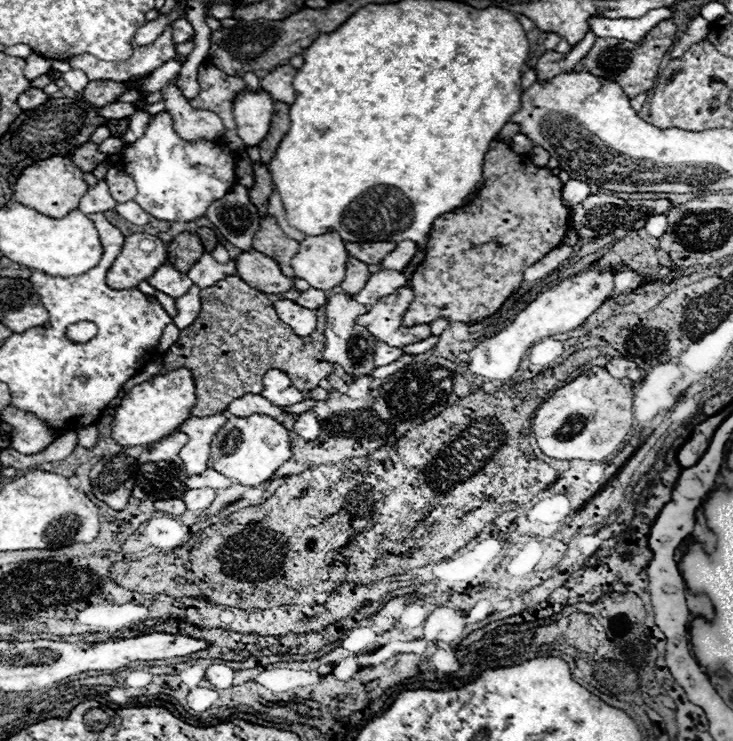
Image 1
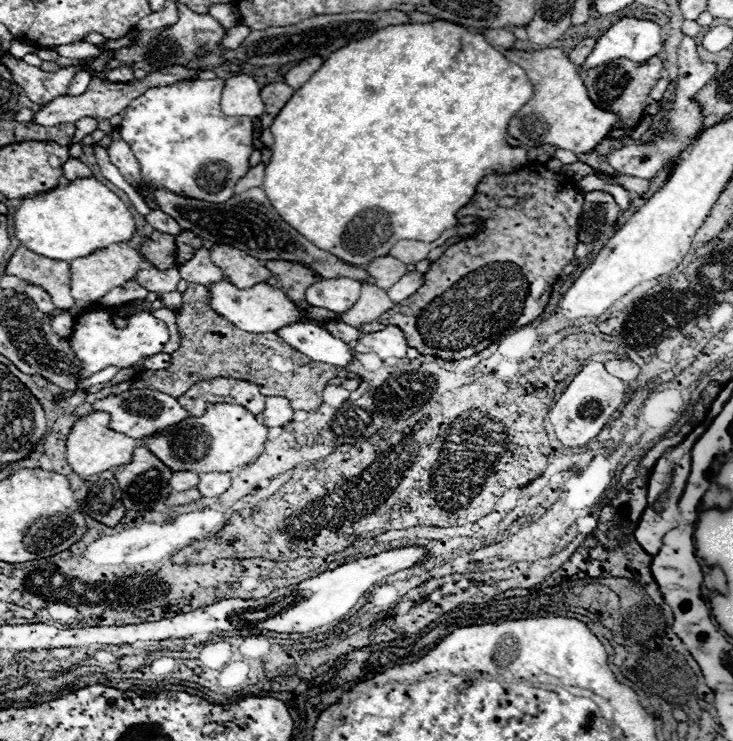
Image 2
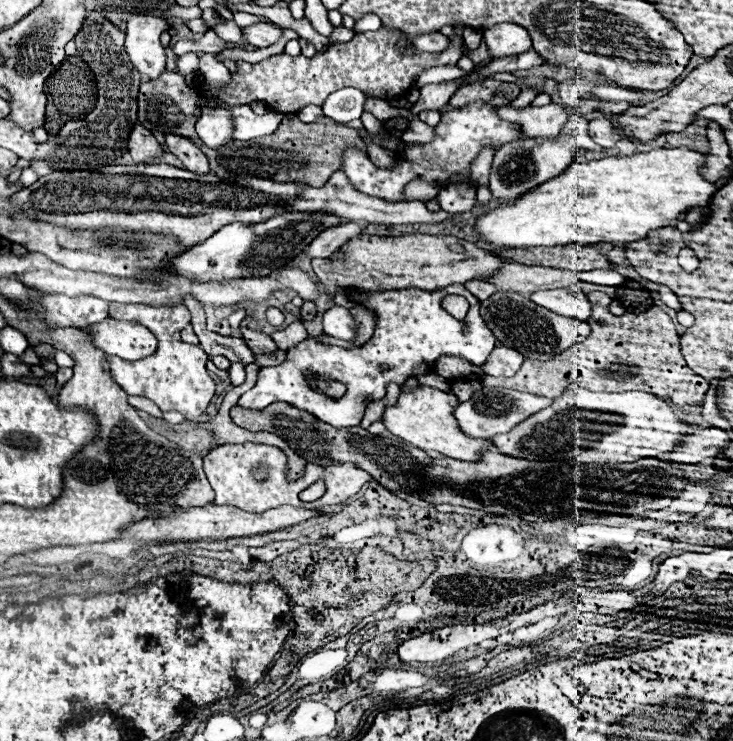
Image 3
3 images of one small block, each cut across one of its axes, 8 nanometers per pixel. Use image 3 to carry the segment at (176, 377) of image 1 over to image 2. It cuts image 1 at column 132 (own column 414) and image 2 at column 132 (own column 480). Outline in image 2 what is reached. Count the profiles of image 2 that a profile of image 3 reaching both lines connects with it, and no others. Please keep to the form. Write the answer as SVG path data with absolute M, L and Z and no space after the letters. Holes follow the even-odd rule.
M92 412L88 416L78 418L68 434L66 458L68 458L70 468L82 478L112 470L112 468L116 468L120 464L128 464L132 460L132 452L138 446L138 440L132 440L132 438L118 434L118 432L112 432L108 428L108 420L110 418L106 412Z

